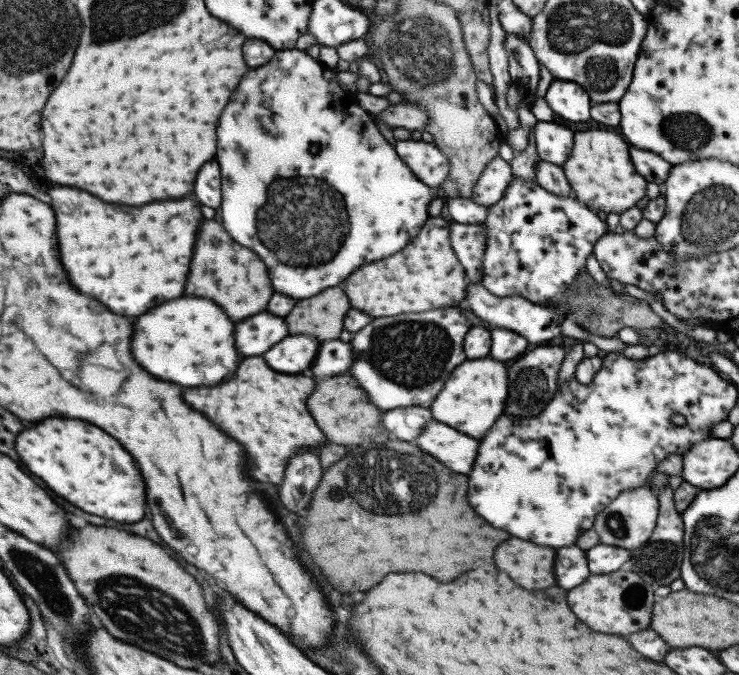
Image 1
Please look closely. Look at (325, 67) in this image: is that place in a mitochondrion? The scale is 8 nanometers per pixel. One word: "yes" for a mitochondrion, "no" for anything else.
no

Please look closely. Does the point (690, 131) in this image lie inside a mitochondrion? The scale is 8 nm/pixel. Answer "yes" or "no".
yes

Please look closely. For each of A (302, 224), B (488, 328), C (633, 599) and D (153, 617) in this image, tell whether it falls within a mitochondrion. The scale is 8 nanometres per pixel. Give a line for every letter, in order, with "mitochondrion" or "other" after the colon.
A: mitochondrion
B: other
C: mitochondrion
D: mitochondrion

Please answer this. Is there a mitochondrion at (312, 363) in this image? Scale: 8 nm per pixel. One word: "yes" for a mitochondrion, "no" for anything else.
no

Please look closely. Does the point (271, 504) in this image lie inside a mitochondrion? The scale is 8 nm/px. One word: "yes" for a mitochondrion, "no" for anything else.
no

